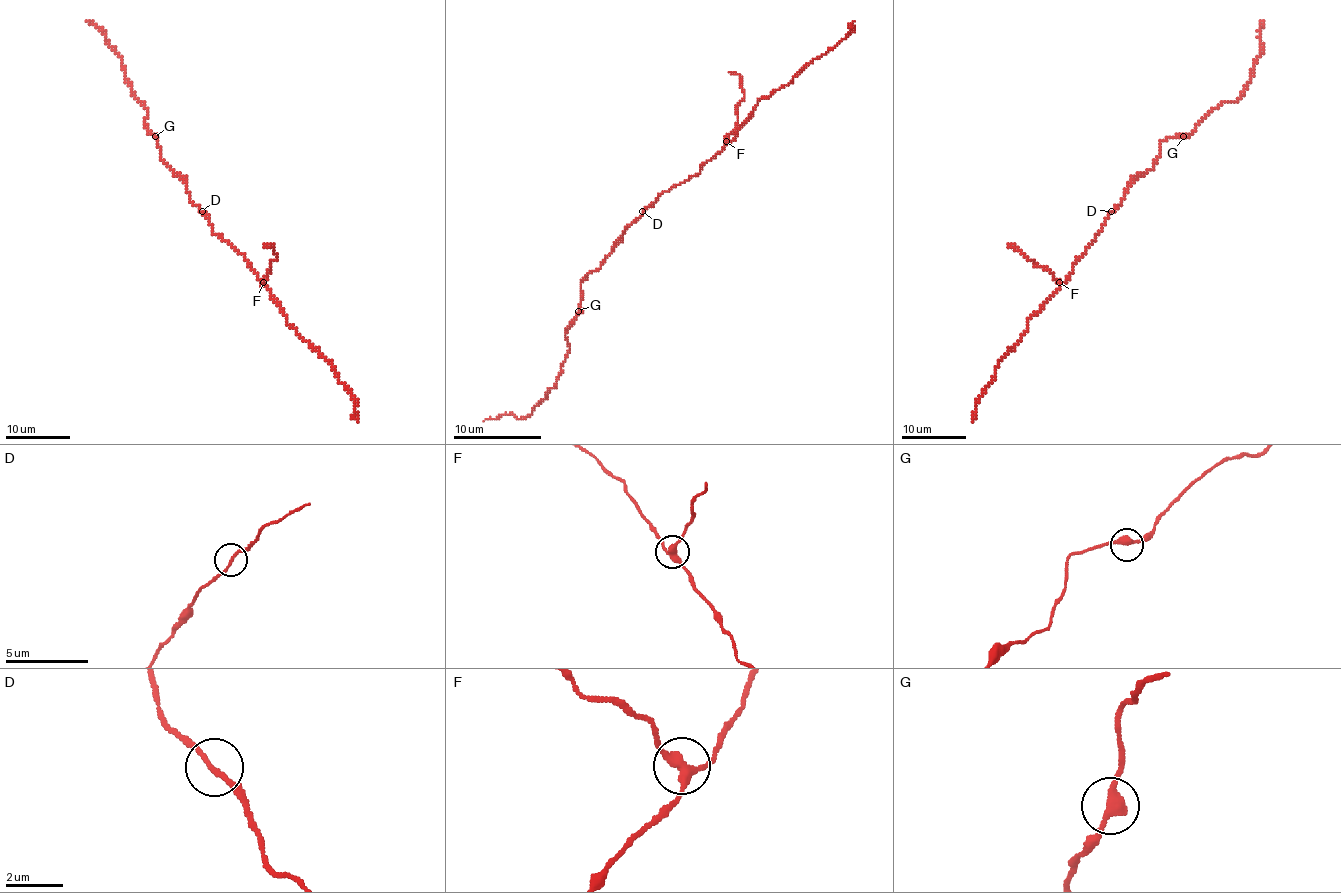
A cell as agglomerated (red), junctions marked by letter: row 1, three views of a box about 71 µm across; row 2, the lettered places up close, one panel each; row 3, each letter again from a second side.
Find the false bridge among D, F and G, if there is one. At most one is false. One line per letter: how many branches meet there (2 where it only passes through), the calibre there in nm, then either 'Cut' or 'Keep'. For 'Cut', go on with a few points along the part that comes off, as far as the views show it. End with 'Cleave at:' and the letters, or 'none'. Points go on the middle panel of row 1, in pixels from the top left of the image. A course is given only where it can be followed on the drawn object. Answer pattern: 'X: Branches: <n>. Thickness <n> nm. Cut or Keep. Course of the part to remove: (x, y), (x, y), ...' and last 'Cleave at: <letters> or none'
D: Branches: 2. Thickness 160 nm. Keep
F: Branches: 3. Thickness 300 nm. Cut. Course of the part to remove: (726, 140), (735, 129), (737, 105), (744, 96), (740, 76), (729, 72)
G: Branches: 2. Thickness 360 nm. Keep
Cleave at: F

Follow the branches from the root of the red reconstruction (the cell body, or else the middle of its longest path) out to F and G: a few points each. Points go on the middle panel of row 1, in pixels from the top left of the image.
F: (645, 211), (665, 191), (695, 176), (702, 165), (724, 147), (726, 140)
G: (645, 211), (623, 231), (620, 242), (605, 262), (581, 282), (578, 311)

